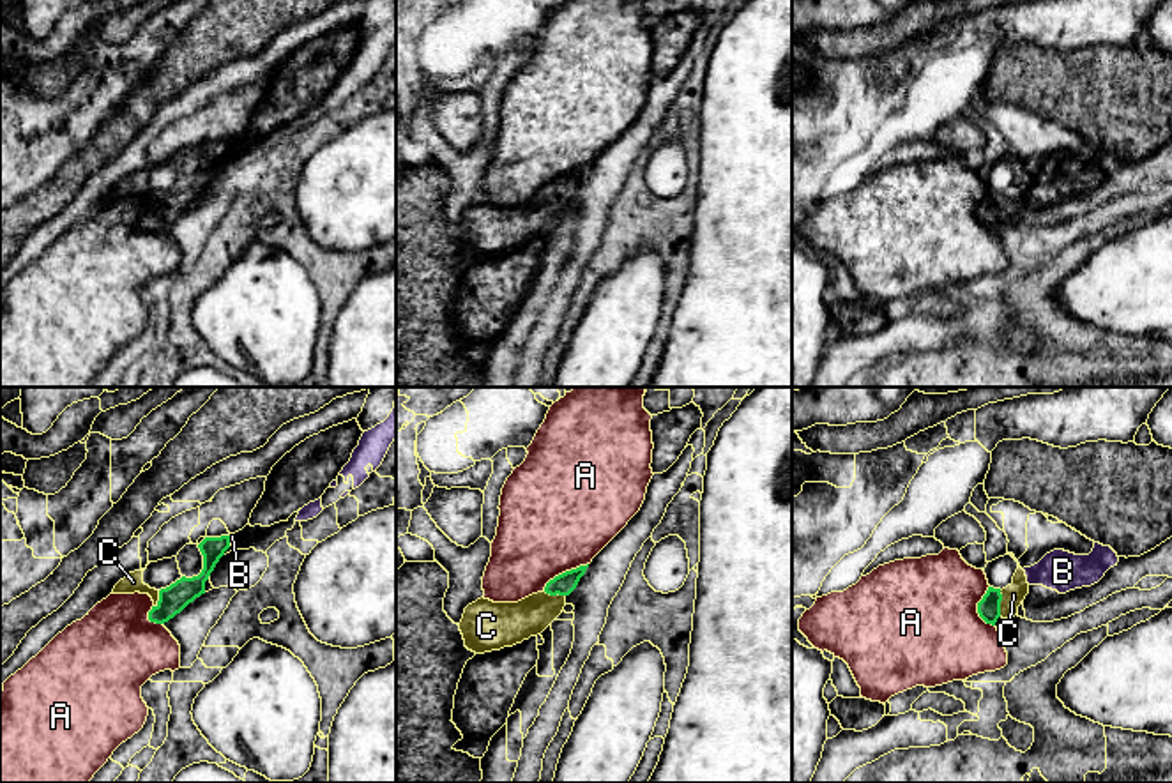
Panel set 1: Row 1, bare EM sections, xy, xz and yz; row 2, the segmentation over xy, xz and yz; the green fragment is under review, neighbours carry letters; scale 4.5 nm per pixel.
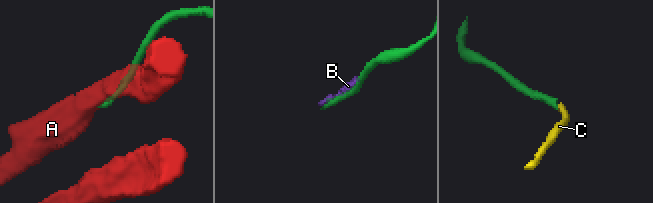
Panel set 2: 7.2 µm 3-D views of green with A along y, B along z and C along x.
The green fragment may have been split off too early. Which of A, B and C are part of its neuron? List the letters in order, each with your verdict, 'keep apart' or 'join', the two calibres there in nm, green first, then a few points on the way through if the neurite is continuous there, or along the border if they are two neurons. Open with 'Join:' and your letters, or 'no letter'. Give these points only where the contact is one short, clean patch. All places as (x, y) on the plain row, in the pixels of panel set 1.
Join: C
A: keep apart | 100/480 nm
B: keep apart | 110/30 nm | along xy (228, 140), (230, 149)
C: join | 110/100 nm | across yz (989, 212), (999, 207), (1013, 198)

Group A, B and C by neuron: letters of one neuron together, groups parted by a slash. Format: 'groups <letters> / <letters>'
groups A / B / C

